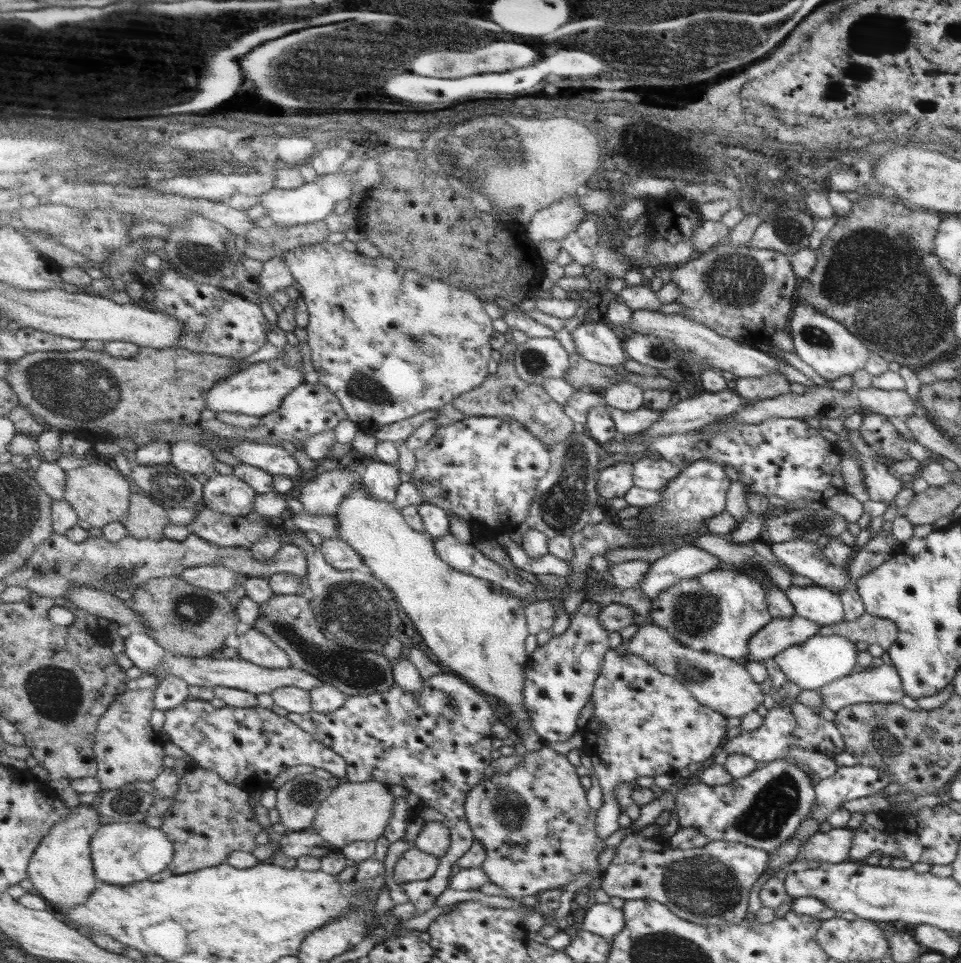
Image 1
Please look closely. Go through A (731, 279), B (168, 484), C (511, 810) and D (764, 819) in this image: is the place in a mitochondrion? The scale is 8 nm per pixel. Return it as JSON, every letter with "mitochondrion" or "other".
{"A":"mitochondrion","B":"mitochondrion","C":"mitochondrion","D":"mitochondrion"}

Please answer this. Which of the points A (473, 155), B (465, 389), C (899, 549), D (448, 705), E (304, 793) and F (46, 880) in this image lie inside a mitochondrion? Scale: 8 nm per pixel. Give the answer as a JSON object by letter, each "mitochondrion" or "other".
{"A":"mitochondrion","B":"other","C":"other","D":"mitochondrion","E":"mitochondrion","F":"other"}

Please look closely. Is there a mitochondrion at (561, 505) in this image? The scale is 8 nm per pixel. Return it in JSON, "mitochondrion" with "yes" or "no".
{"mitochondrion":"yes"}

